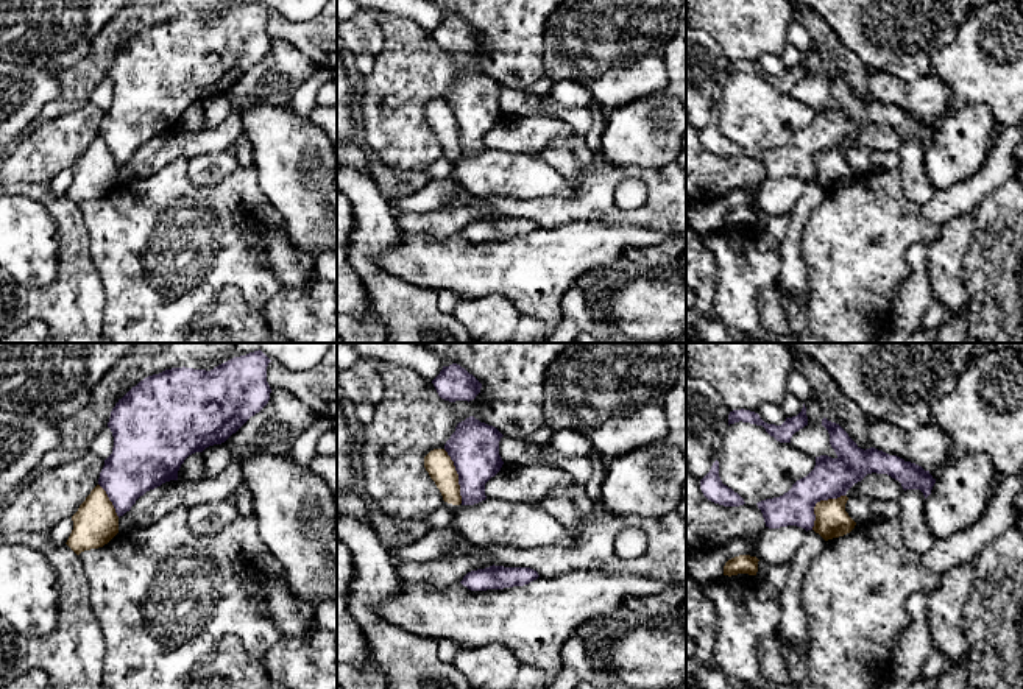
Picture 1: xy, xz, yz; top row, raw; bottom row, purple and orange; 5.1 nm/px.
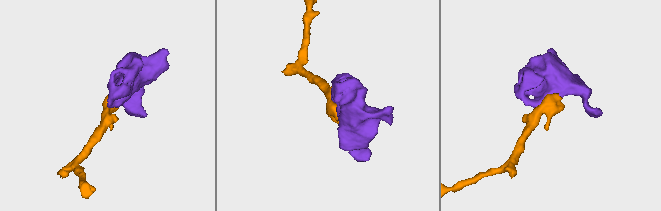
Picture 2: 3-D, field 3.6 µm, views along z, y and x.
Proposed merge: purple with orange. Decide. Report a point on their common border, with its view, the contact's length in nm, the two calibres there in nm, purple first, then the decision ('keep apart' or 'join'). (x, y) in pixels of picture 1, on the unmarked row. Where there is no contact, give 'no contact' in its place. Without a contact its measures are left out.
yz (817, 151) | 260 nm | 200/180 nm | keep apart

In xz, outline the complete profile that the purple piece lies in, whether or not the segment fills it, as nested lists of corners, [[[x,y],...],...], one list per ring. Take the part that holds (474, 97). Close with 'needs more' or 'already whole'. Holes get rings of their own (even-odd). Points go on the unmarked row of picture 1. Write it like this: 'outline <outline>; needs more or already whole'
outline [[[474,67],[458,73],[444,95],[458,125],[462,156],[474,156],[487,150],[485,134],[494,128],[504,112],[499,92],[504,86]]]; already whole

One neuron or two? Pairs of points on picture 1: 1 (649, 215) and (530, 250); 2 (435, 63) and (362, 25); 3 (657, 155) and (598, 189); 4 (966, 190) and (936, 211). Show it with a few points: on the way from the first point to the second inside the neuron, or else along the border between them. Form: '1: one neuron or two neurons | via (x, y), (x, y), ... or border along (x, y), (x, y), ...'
1: two neurons | border along (584, 220), (637, 223), (655, 231)
2: two neurons | border along (379, 16), (384, 49), (375, 58)
3: two neurons | border along (601, 156), (618, 166), (663, 169), (669, 164)
4: one neuron | via (958, 198), (944, 206)

